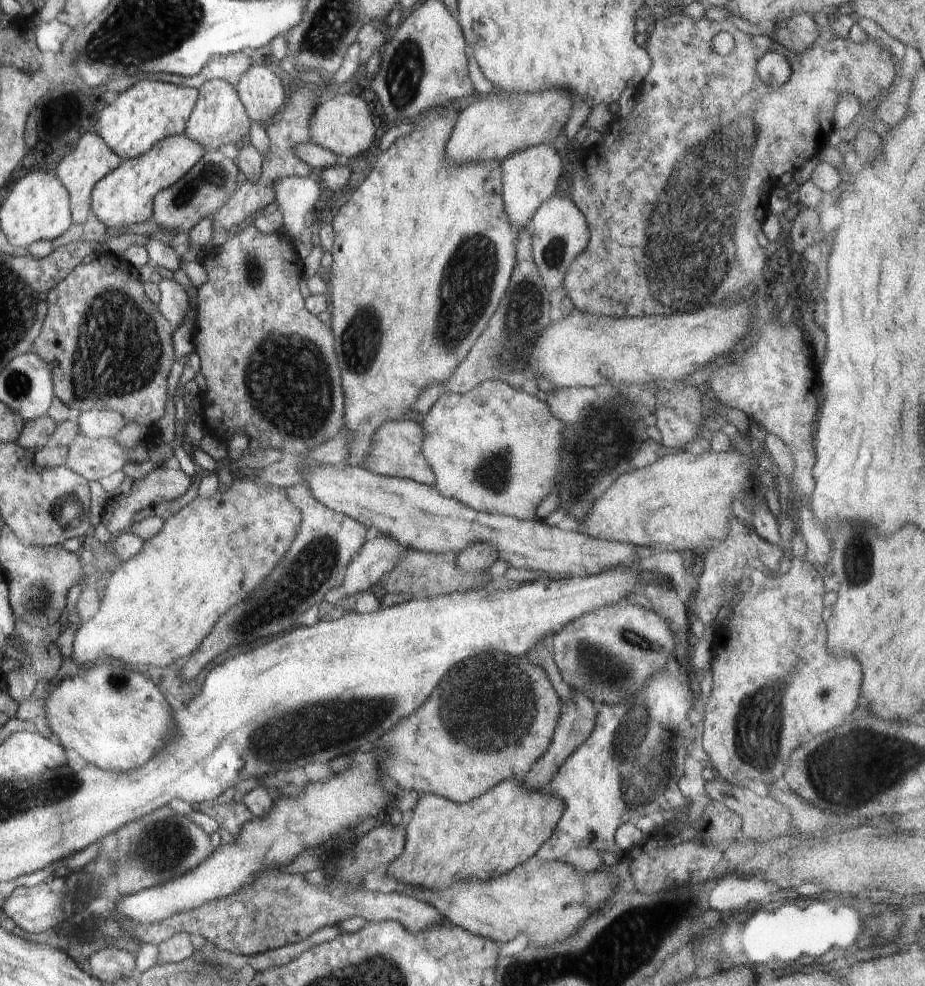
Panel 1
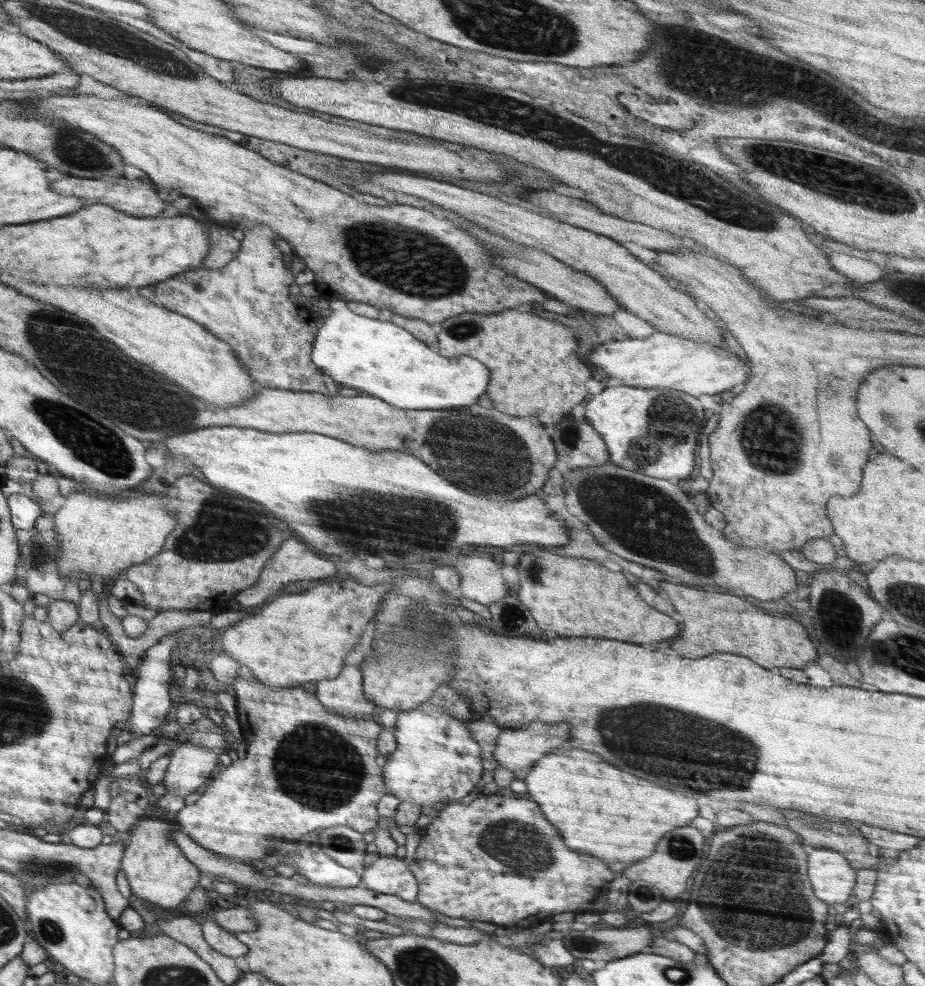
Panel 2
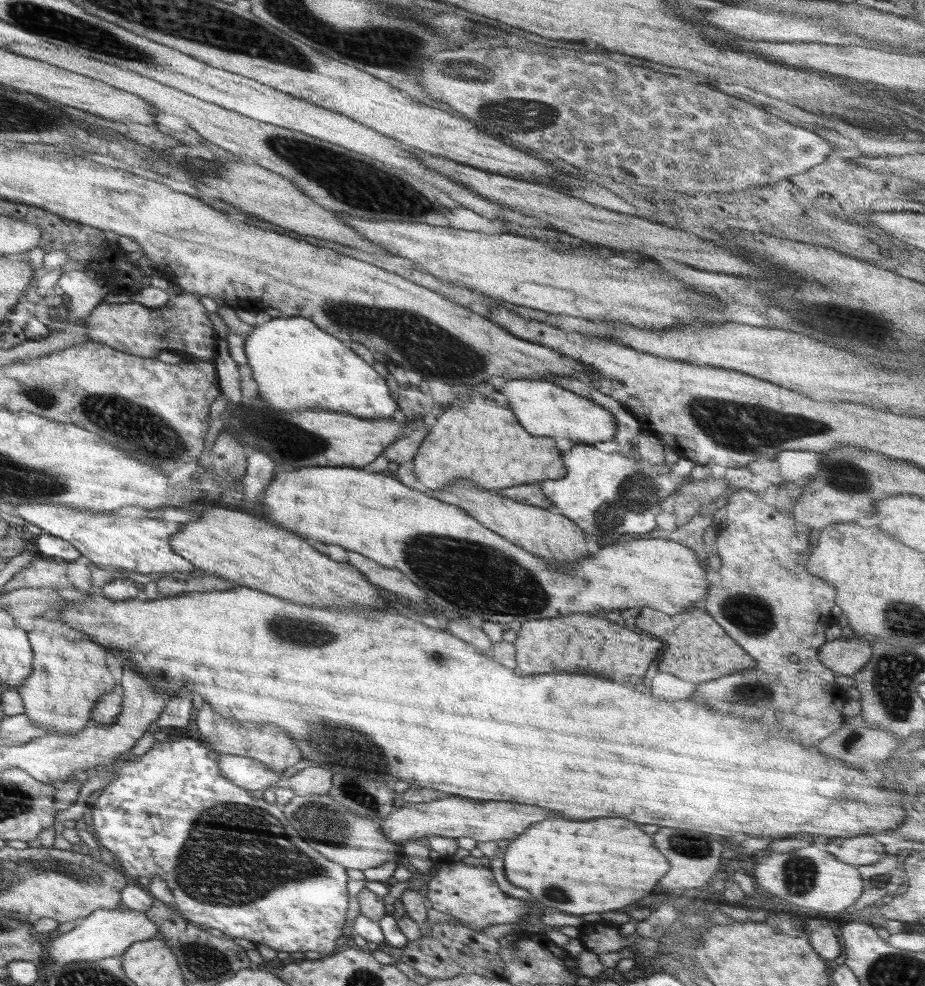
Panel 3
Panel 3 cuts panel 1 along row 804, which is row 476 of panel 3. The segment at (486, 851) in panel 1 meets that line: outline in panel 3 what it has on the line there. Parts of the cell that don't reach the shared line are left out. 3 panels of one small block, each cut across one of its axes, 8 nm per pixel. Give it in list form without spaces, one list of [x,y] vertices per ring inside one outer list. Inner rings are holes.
[[[473,393],[471,398],[467,401],[454,401],[453,405],[450,406],[442,405],[444,411],[442,411],[441,416],[439,418],[432,418],[432,425],[430,426],[430,431],[424,437],[424,440],[421,442],[421,445],[418,447],[417,453],[413,458],[413,461],[410,465],[414,474],[417,478],[417,486],[424,490],[443,490],[443,488],[448,487],[448,484],[453,484],[455,480],[459,480],[459,478],[465,478],[465,480],[471,480],[475,486],[479,486],[479,488],[487,488],[488,490],[494,489],[505,489],[510,488],[512,486],[518,486],[520,484],[532,484],[536,482],[541,482],[545,480],[558,480],[559,478],[564,478],[566,474],[566,468],[564,467],[564,463],[562,463],[561,454],[556,447],[555,437],[550,436],[532,436],[529,432],[526,432],[522,425],[518,422],[514,413],[509,409],[508,404],[498,403],[494,401],[490,401],[488,398],[479,395],[477,393]]]

